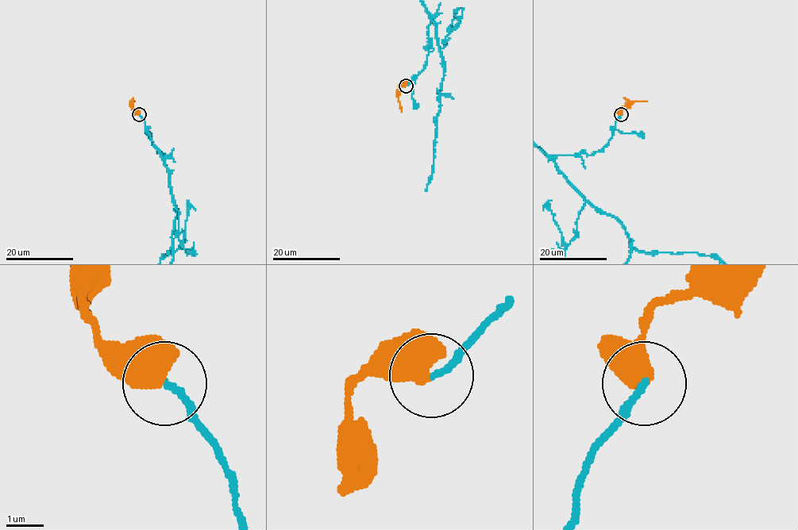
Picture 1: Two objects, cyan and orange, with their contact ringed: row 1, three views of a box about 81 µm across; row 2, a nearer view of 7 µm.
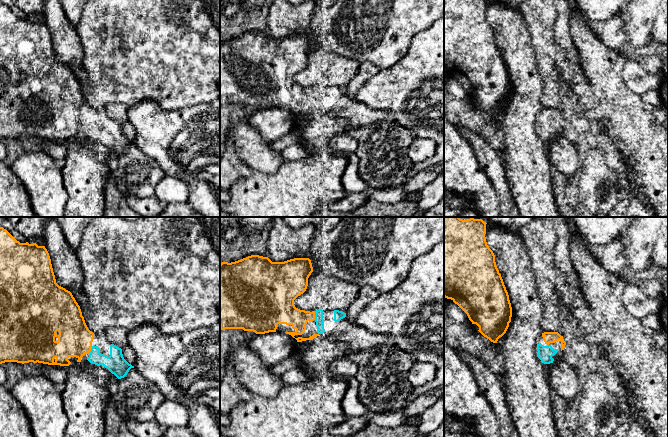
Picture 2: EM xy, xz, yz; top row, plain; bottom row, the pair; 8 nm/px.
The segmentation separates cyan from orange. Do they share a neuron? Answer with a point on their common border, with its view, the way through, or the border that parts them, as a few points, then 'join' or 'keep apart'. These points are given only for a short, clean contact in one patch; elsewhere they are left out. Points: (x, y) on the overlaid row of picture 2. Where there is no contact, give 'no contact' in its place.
xy (91, 350) | join

